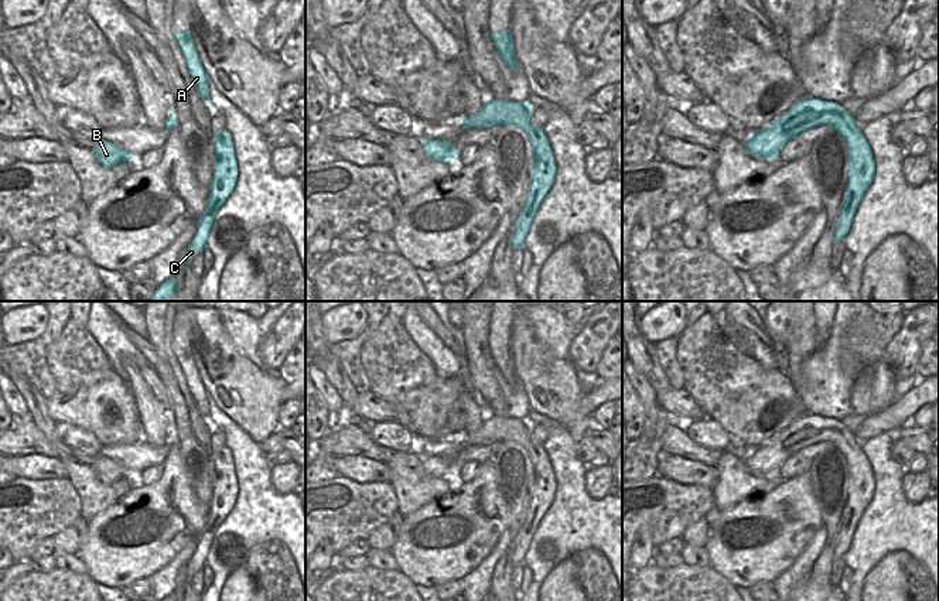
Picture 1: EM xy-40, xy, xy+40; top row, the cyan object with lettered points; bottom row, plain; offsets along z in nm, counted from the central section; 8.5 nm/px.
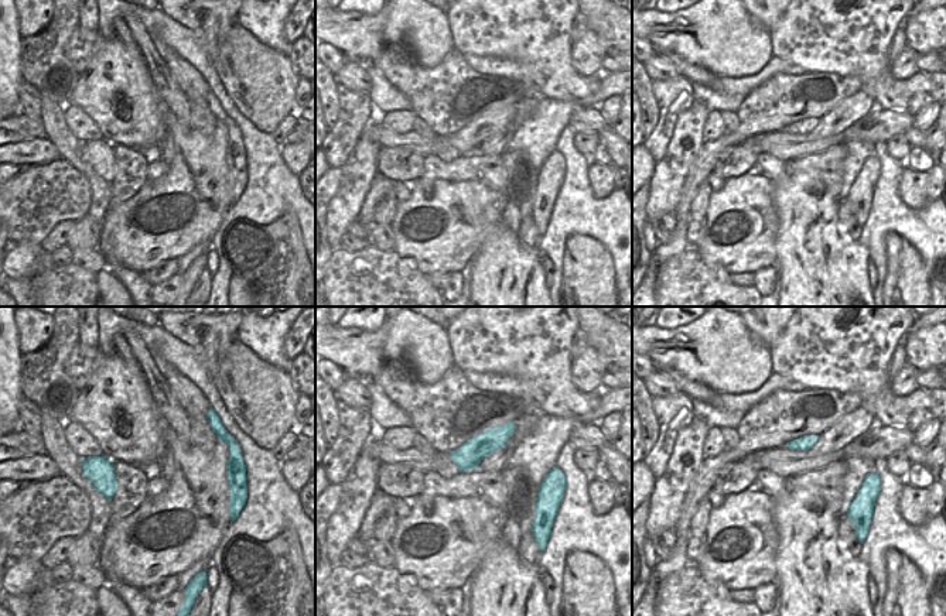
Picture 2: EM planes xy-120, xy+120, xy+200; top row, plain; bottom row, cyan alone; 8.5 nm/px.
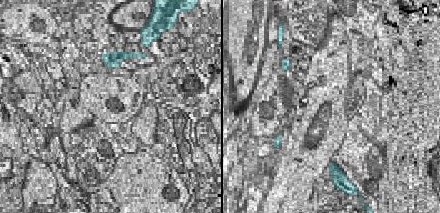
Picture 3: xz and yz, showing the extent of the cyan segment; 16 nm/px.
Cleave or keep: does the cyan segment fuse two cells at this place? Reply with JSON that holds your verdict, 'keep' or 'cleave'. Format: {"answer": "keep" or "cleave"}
{"answer": "keep"}

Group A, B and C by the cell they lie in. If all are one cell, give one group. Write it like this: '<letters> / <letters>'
A B C

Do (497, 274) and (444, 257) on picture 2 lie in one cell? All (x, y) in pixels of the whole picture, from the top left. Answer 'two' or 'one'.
two

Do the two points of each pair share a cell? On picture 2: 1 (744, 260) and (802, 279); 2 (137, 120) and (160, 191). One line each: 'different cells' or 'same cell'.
1: different cells
2: different cells

